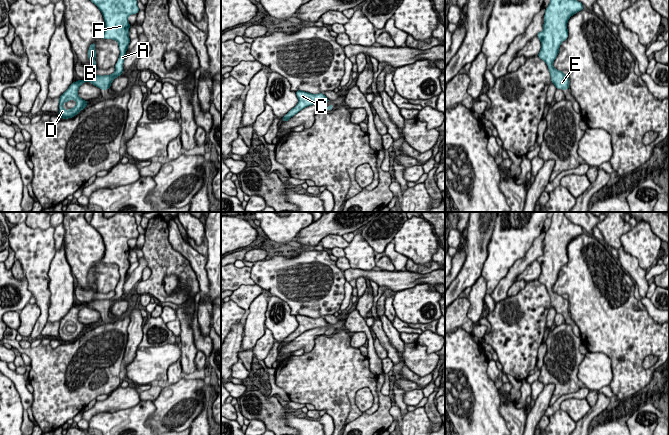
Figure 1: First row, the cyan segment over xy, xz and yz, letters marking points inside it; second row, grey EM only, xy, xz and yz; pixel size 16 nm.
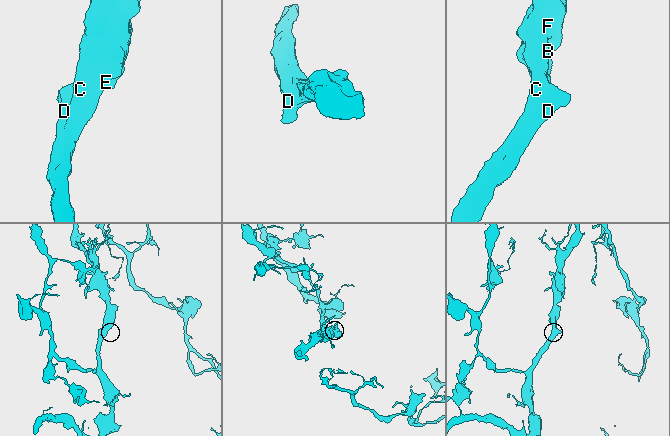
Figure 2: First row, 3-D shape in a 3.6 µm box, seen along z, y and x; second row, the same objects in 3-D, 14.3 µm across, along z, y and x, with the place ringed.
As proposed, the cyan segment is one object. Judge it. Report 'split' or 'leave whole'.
leave whole

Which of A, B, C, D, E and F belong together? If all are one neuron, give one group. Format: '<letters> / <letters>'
A B C D E F

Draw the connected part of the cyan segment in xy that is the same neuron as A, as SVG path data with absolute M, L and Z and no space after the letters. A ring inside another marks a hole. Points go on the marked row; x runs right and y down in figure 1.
M90 0L102 12L105 28L101 35L102 39L112 39L118 42L120 56L115 65L115 72L111 75L94 75L89 80L78 80L73 82L69 88L59 98L59 115L62 119L72 118L83 110L88 101L81 99L78 96L78 89L81 84L91 82L92 85L105 90L109 89L112 81L120 76L123 72L123 63L125 54L130 43L128 17L132 14L137 14L139 8L137 0ZM69 100L75 100L76 106L65 110L63 104Z

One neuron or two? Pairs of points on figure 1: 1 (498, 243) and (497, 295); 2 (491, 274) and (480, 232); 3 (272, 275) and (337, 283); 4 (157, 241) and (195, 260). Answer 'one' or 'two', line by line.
1: two
2: two
3: one
4: two

